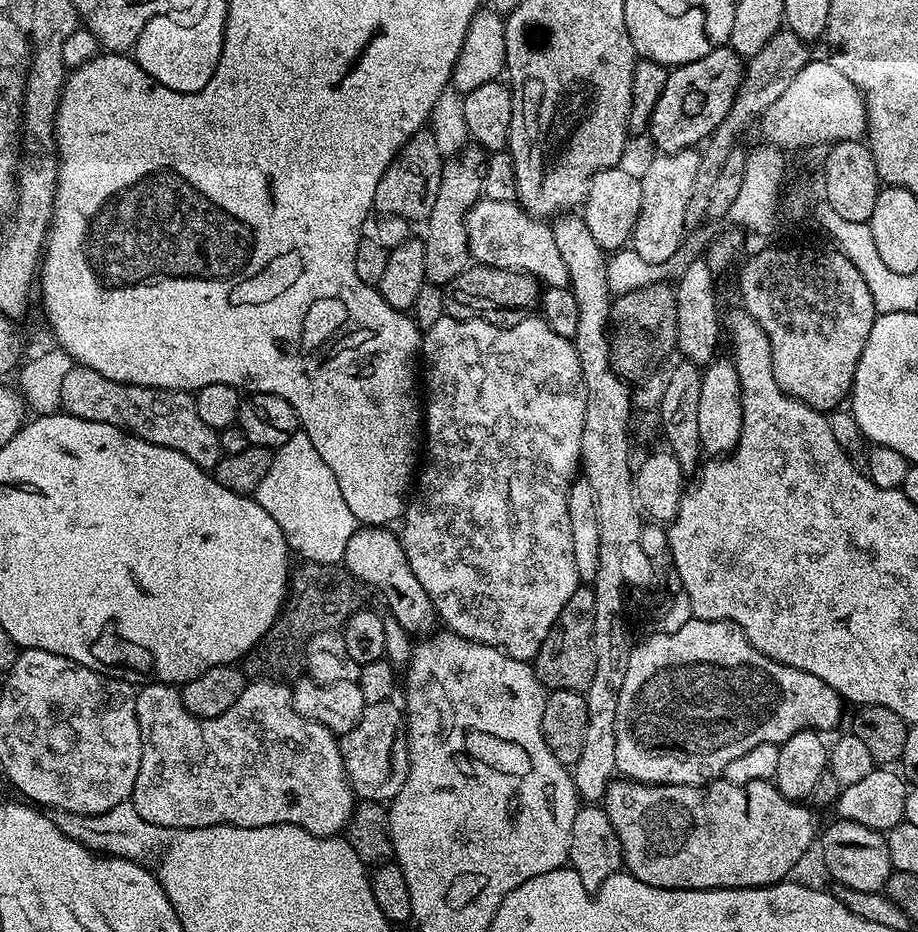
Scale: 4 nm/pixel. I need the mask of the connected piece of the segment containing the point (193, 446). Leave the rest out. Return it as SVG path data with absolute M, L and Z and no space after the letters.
M74 366L63 379L60 408L74 418L109 424L154 446L178 450L178 454L186 454L194 466L205 470L215 470L222 455L219 431L202 422L196 397L188 390L123 384L98 374L98 370Z

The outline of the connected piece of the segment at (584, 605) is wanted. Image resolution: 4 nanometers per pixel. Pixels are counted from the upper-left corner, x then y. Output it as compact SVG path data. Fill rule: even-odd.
M588 586L576 588L566 606L562 606L562 614L558 614L550 634L546 634L544 645L534 661L536 676L544 683L545 689L587 693L590 682L594 682L596 669L595 613L594 594Z

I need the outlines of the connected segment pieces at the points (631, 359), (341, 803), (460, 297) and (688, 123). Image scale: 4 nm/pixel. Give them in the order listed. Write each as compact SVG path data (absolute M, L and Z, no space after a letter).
M663 282L648 284L638 290L619 293L614 299L609 320L609 340L611 342L611 366L619 376L629 382L646 375L660 363L671 350L676 348L677 340L677 302L675 289Z
M252 680L245 683L238 702L226 710L218 718L204 718L190 714L180 697L180 688L159 682L151 682L136 693L136 709L138 710L138 730L142 738L142 762L138 766L138 778L134 782L131 794L132 805L146 822L163 828L205 828L215 824L233 824L243 828L257 828L258 826L274 826L275 824L289 824L298 826L315 836L339 837L352 823L352 813L356 811L358 797L352 790L348 775L344 769L344 759L340 753L340 741L336 733L318 722L310 722L310 718L302 718L298 710L292 705L292 690L287 683L278 680Z
M473 263L444 288L444 310L456 320L485 320L494 326L509 328L518 326L518 322L539 309L541 295L542 285L535 276Z
M730 46L715 48L710 54L694 62L673 67L654 106L647 135L652 136L653 142L660 147L657 149L664 154L681 152L684 148L696 148L701 142L707 141L722 118L726 118L743 77L742 58Z

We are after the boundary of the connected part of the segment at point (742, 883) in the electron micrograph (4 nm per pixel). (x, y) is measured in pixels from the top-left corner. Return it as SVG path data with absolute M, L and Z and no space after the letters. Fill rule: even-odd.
M627 778L613 779L612 785L606 790L602 801L604 812L610 818L618 834L618 840L624 851L623 867L632 873L634 878L659 888L765 888L767 884L778 884L789 879L792 867L808 852L808 847L818 840L816 816L804 802L787 800L776 788L775 783L767 780L750 782L749 784L731 784L728 780L717 778L703 786L694 784L638 784Z

